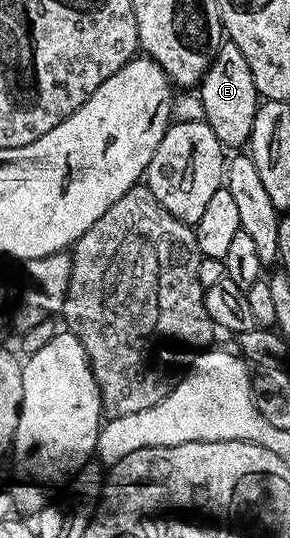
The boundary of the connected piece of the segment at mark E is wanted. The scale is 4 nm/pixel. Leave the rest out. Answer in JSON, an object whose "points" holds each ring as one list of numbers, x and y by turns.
{"points":[[224,40,219,53,213,59,209,71,205,71,202,81,197,86,199,101,203,104,202,120,217,135,217,139,228,150,238,145,246,146,251,139,253,119,257,115,261,98,253,83,253,71,249,71,249,63,245,63,245,55,241,55,241,47,230,40]]}

